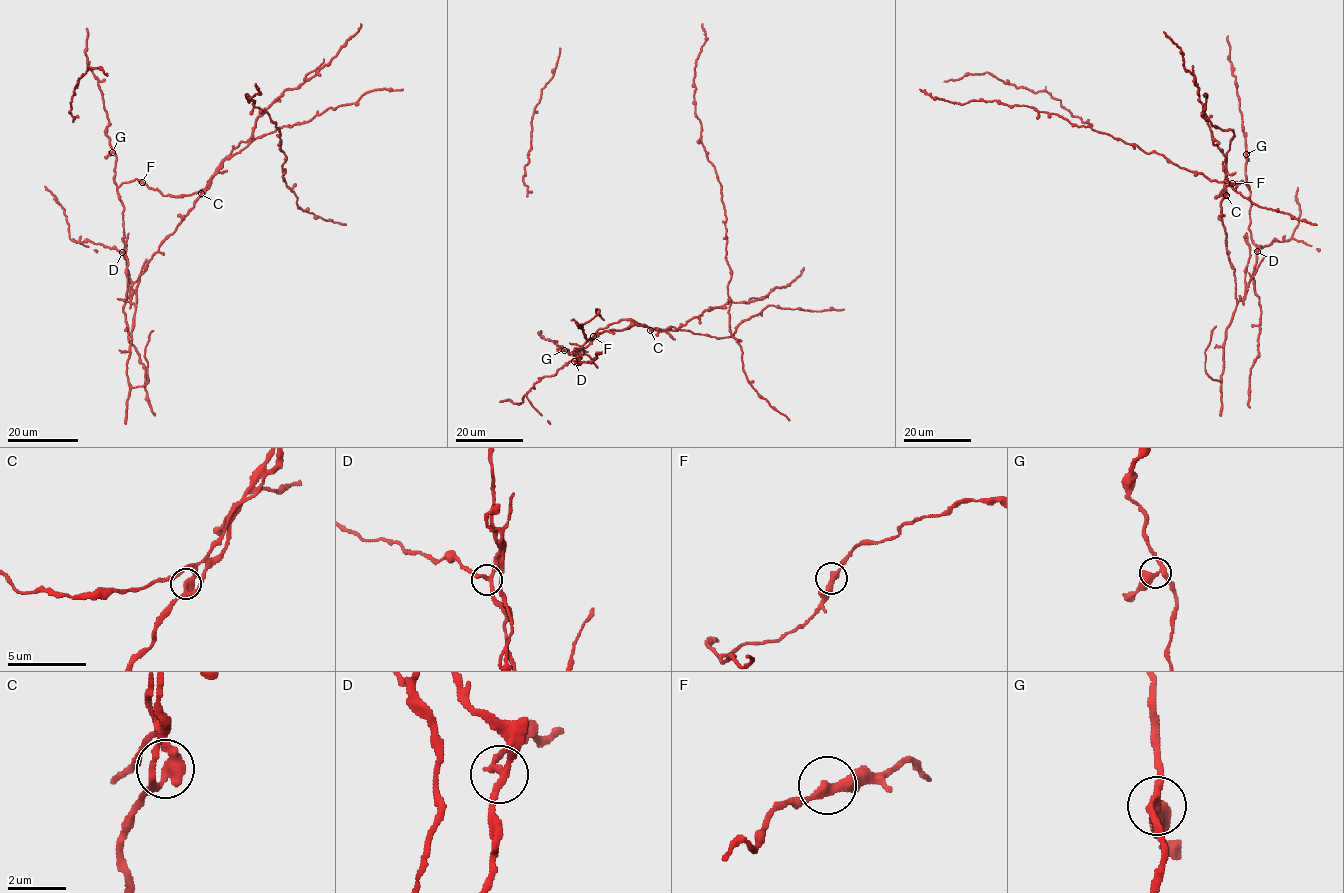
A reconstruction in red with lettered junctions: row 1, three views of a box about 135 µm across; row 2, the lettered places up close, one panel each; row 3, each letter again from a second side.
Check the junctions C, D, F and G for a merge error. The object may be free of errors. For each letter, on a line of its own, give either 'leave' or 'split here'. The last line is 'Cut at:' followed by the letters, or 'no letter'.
C: split here
D: leave
F: leave
G: leave
Cut at: C

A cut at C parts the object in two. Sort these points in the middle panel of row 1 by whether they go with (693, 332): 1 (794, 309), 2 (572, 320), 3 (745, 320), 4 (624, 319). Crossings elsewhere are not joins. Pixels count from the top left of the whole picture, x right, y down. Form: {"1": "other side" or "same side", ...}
{"1": "same side", "2": "other side", "3": "same side", "4": "same side"}

